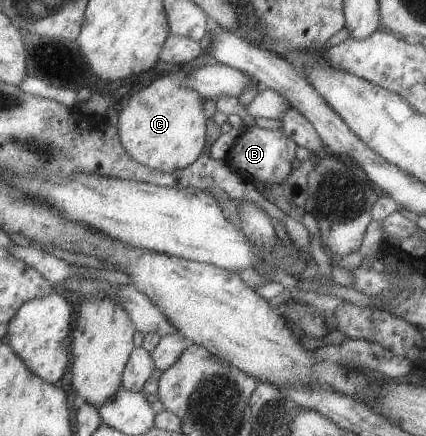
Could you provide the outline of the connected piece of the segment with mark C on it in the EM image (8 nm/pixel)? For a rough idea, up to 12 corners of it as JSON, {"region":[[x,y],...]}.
{"region":[[196,65],[136,89],[116,121],[129,156],[157,172],[206,145]]}

